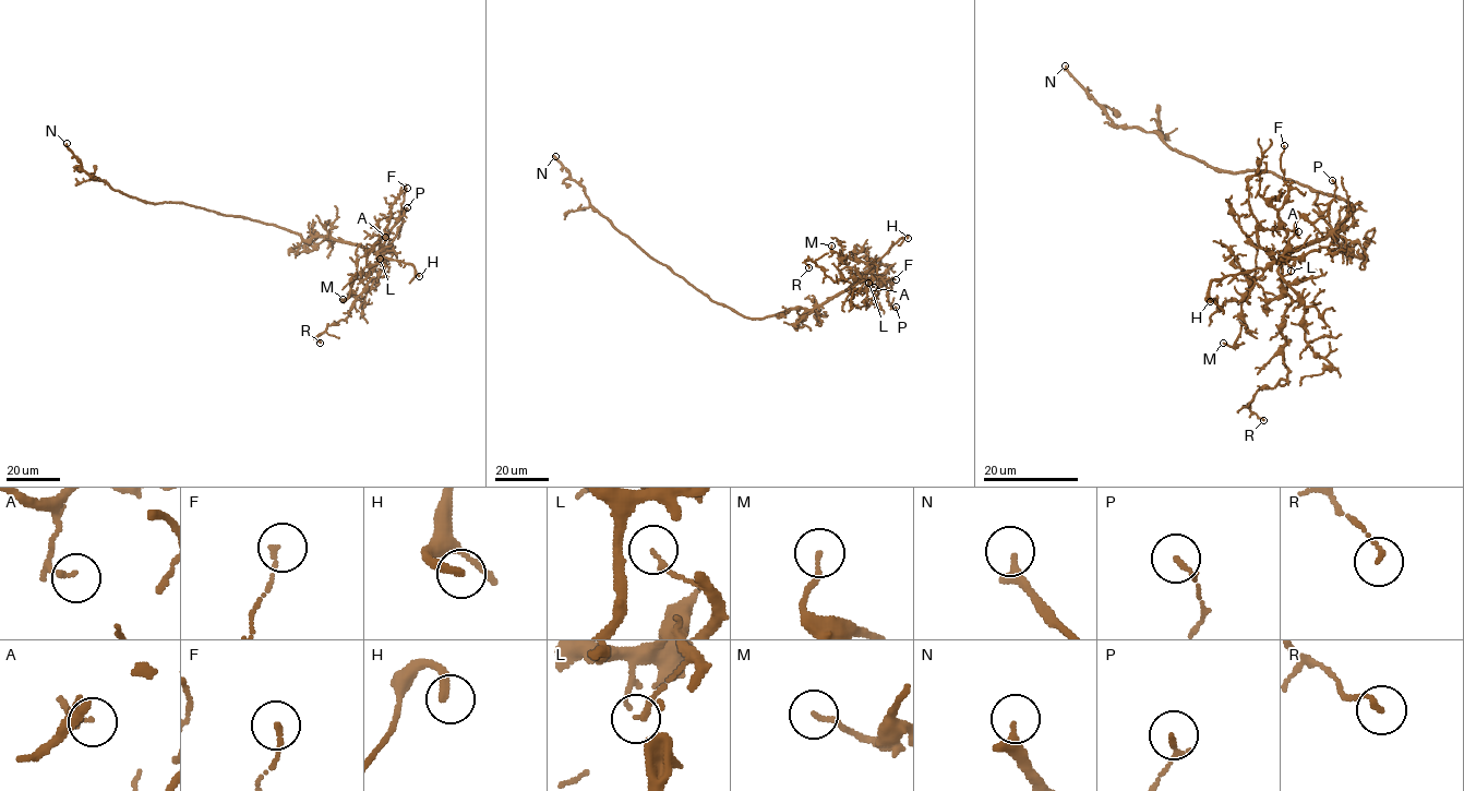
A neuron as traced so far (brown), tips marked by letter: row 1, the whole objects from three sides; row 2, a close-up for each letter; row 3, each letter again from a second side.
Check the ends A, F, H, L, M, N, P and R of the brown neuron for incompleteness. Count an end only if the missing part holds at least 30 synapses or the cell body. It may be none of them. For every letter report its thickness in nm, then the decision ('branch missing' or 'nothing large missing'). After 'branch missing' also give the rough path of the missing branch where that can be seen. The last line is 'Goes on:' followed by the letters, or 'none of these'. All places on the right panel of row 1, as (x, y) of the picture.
A: calibre 110 nm; nothing large missing
F: calibre 140 nm; nothing large missing
H: calibre 280 nm; branch missing; course (1210, 301), (1238, 315), (1252, 297), (1261, 297), (1272, 306), (1275, 302)
L: calibre 170 nm; nothing large missing
M: calibre 130 nm; nothing large missing
N: calibre 300 nm; branch missing
P: calibre 160 nm; nothing large missing
R: calibre 140 nm; nothing large missing
Goes on: H, N

